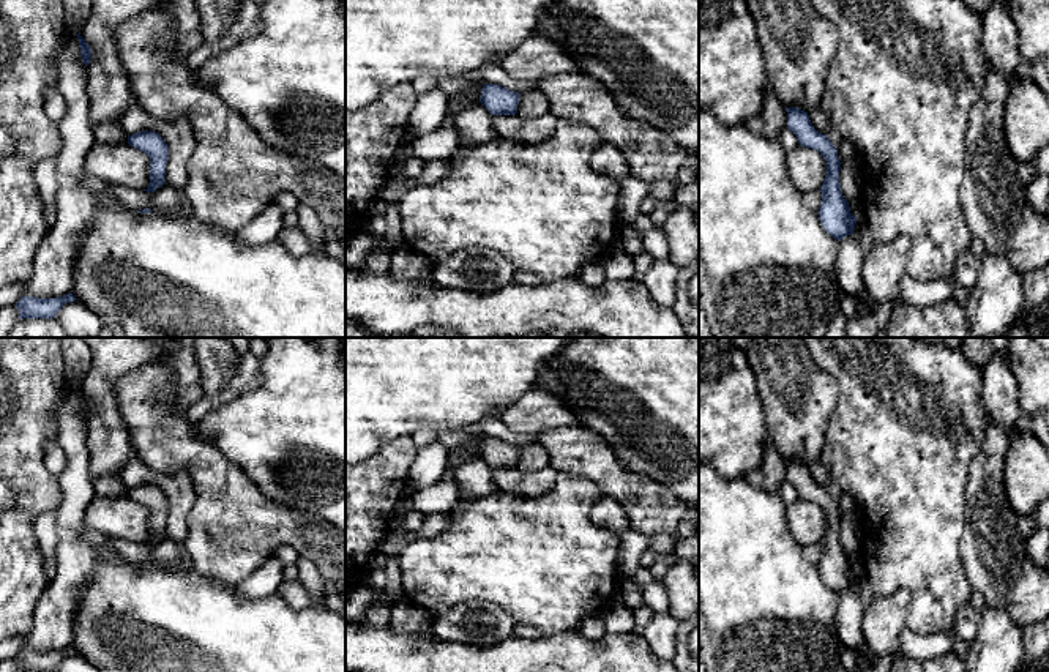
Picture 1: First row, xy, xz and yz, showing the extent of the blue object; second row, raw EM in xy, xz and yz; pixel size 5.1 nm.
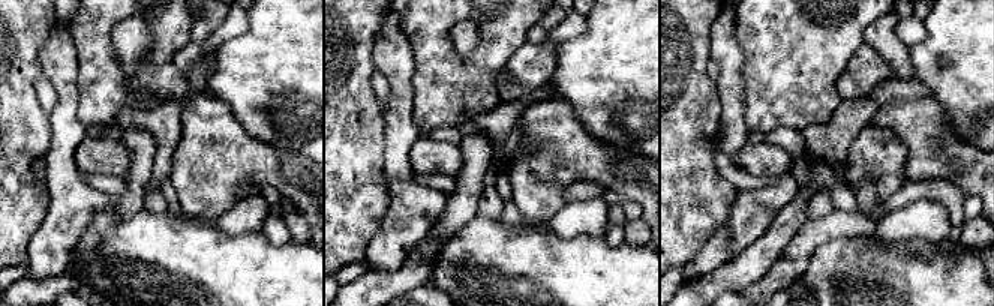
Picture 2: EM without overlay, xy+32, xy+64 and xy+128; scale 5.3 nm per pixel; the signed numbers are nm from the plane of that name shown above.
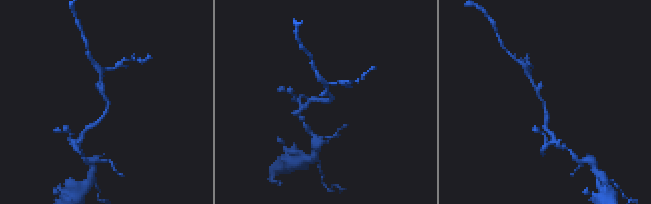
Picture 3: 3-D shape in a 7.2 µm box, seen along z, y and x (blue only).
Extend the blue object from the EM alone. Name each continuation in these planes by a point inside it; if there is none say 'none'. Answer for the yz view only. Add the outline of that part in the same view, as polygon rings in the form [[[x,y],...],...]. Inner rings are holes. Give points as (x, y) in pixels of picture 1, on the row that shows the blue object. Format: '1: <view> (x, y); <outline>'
none

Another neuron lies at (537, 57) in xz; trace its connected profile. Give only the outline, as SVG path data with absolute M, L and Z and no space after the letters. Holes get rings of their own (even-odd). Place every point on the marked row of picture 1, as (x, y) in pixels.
M538 33L511 54L500 57L497 65L517 80L538 80L546 76L582 73L560 46Z

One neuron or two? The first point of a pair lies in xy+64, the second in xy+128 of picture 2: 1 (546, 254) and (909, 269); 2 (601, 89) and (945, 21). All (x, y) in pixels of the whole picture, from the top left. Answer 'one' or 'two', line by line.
1: one
2: one

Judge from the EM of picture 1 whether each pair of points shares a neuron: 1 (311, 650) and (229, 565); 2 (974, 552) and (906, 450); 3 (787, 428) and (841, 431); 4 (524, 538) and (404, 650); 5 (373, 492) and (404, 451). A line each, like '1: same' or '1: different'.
1: different
2: different
3: different
4: different
5: same

